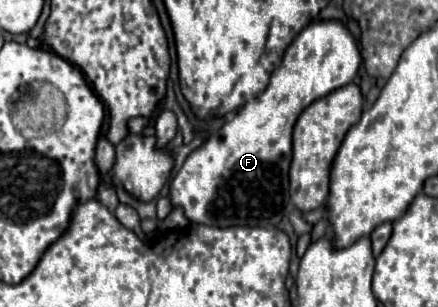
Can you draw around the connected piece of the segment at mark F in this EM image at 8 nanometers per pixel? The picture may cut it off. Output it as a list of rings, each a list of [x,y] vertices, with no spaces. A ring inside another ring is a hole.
[[[314,20],[314,22],[310,22],[310,24],[292,40],[292,44],[286,48],[284,58],[282,58],[282,64],[274,70],[268,88],[266,88],[256,100],[252,100],[252,104],[244,104],[244,106],[240,108],[240,112],[236,112],[234,118],[230,118],[230,120],[218,130],[218,136],[208,138],[208,140],[204,142],[202,148],[194,150],[194,152],[186,158],[184,166],[180,168],[180,172],[176,174],[176,178],[174,178],[172,184],[170,184],[170,200],[172,200],[172,206],[182,206],[186,218],[188,218],[190,222],[194,222],[194,224],[212,224],[212,226],[218,226],[218,228],[224,228],[224,226],[262,226],[262,228],[276,228],[278,222],[282,220],[284,204],[286,204],[286,200],[288,200],[288,168],[290,168],[290,162],[292,162],[292,128],[294,128],[294,124],[296,124],[300,112],[302,112],[308,104],[312,104],[314,100],[318,100],[320,96],[326,96],[328,92],[332,92],[332,90],[336,90],[336,88],[340,88],[340,86],[344,86],[344,84],[350,84],[350,82],[354,80],[354,76],[356,76],[360,64],[362,64],[362,54],[360,54],[360,50],[358,50],[358,42],[356,42],[356,38],[352,36],[352,32],[350,32],[340,20]]]

